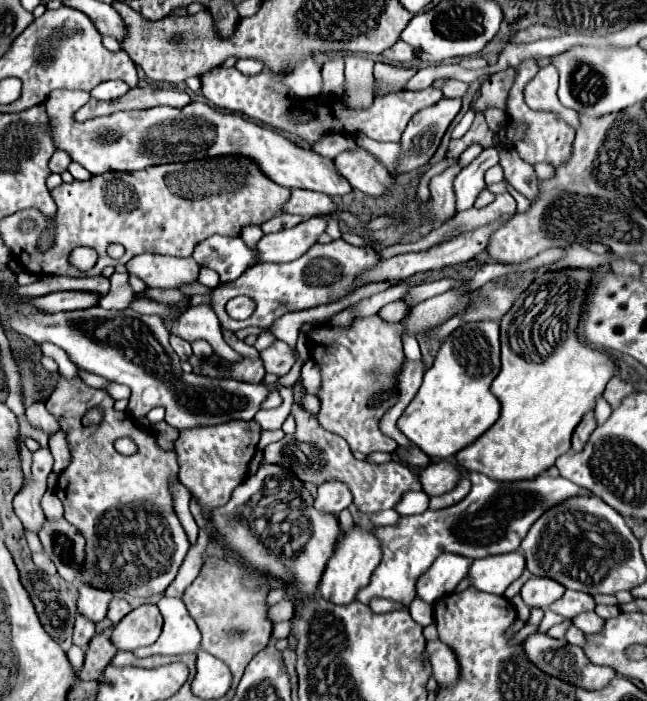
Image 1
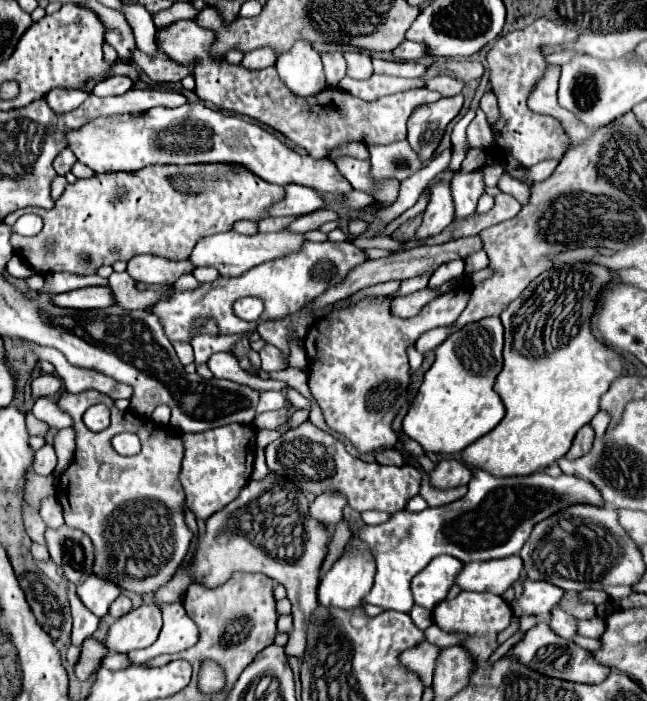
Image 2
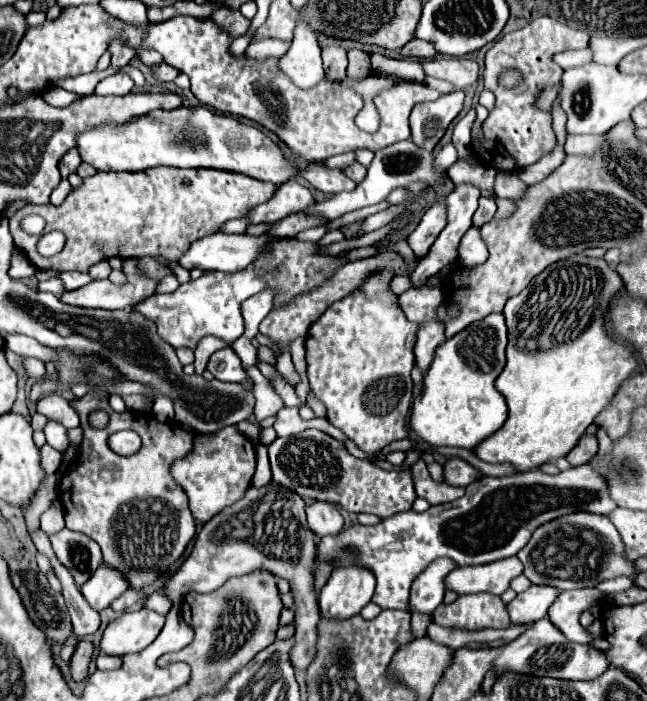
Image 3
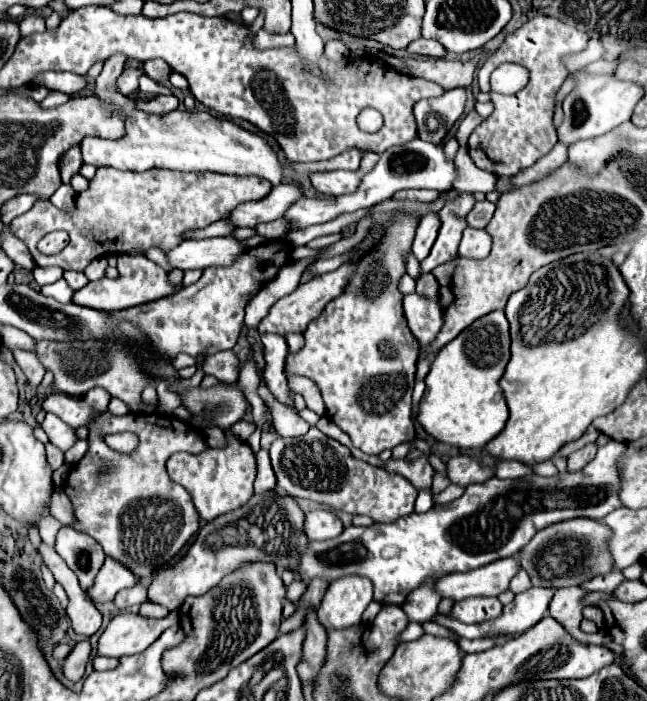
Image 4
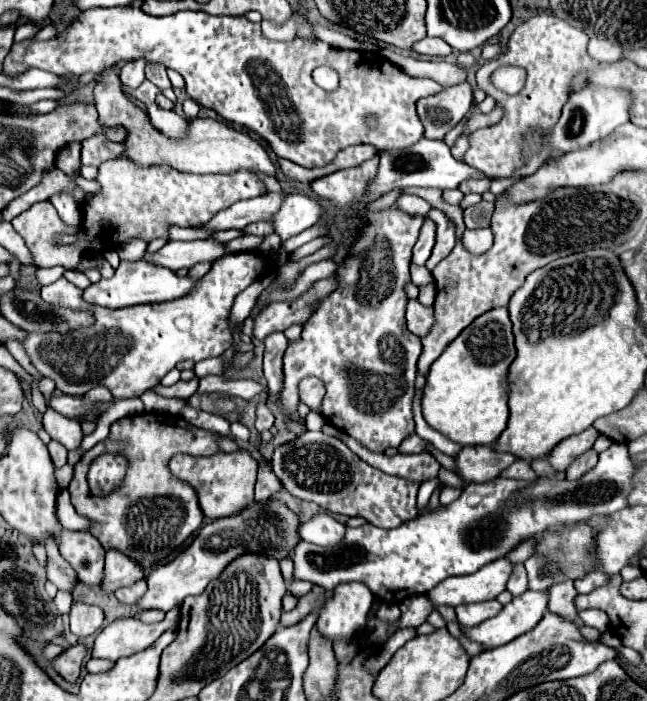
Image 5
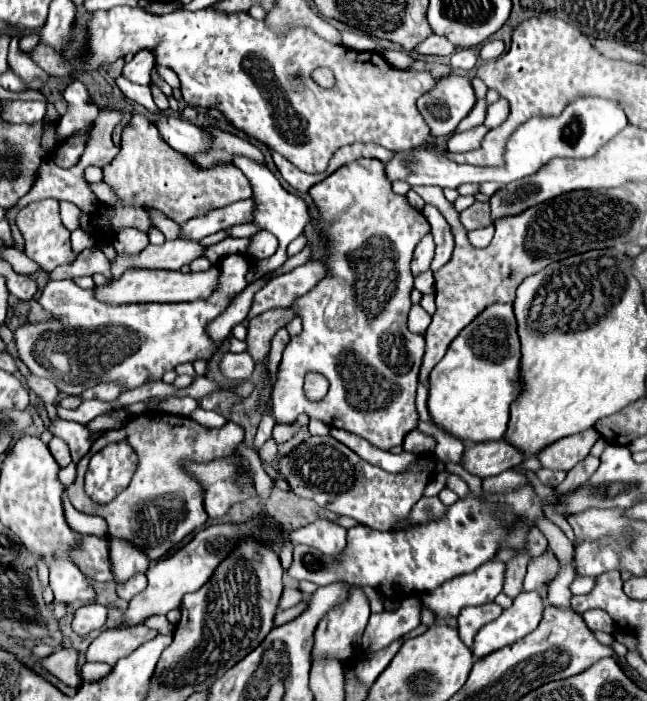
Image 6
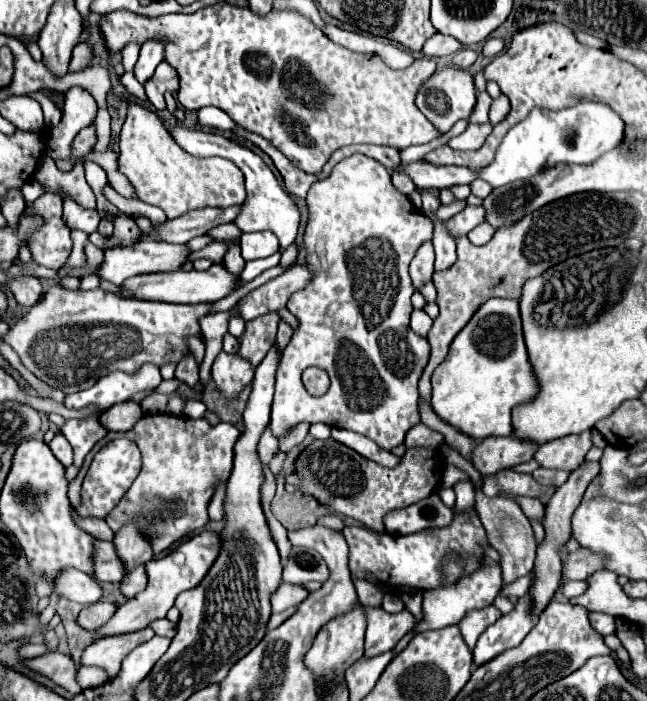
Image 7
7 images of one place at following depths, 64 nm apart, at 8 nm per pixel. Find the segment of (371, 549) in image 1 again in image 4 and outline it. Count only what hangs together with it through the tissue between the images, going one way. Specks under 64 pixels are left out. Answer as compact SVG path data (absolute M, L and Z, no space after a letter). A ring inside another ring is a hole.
M342 576L332 580L322 604L318 620L324 628L346 628L360 622L362 612L372 602L372 580L366 576Z

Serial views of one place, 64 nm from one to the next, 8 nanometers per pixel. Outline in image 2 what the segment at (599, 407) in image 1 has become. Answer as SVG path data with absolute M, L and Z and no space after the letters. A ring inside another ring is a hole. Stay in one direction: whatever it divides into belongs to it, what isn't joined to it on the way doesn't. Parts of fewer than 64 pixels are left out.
M600 410L600 412L592 418L592 428L596 430L596 436L604 436L608 424L610 424L610 414L608 414L606 410Z

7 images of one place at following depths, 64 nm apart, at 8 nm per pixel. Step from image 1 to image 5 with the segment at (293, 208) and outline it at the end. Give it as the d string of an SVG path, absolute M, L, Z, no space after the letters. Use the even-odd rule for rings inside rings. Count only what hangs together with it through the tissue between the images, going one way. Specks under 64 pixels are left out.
M270 192L252 200L242 200L232 204L232 208L226 208L224 212L216 214L206 228L212 230L228 230L228 228L246 228L248 224L270 220L282 206L286 192Z

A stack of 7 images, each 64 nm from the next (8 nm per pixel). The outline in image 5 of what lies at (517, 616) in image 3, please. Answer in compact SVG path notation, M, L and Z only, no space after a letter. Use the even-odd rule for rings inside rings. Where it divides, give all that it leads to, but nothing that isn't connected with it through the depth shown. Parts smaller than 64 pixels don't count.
M526 590L524 594L516 596L510 604L506 604L498 616L484 620L482 624L472 628L462 626L460 630L466 638L480 642L486 648L496 648L532 630L542 620L546 606L548 592Z

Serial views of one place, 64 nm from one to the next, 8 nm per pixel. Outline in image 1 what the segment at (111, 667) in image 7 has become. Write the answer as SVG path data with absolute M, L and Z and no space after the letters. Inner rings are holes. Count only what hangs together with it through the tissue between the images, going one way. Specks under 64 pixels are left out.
M142 604L116 624L110 636L118 650L136 650L150 646L162 632L162 614L156 604Z

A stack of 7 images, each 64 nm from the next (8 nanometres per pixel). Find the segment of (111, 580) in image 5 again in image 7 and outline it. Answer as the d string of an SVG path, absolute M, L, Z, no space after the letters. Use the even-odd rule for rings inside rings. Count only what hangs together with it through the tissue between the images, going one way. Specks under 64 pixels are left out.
M126 524L116 536L114 536L114 548L116 554L124 566L124 572L132 572L136 566L146 564L152 560L152 548L148 540L140 534L136 524Z

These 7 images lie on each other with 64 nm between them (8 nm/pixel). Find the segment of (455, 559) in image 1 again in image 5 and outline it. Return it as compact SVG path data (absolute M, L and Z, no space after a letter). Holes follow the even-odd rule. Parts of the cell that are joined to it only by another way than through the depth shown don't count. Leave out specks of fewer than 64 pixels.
M414 594L400 602L400 610L402 610L402 616L400 616L398 626L418 628L422 622L426 622L428 614L434 610L434 602L426 594Z

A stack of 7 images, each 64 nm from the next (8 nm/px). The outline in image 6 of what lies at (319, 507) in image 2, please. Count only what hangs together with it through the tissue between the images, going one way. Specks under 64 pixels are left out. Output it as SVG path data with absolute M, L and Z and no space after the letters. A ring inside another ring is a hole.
M316 518L312 524L290 532L292 544L308 544L320 548L324 554L338 554L346 544L346 528L328 518Z

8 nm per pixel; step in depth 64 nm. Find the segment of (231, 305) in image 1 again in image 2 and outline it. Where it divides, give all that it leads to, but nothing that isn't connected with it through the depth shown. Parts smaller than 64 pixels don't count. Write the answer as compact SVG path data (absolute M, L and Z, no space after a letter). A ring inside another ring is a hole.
M240 298L232 304L232 310L242 320L258 320L262 314L262 302L258 298Z

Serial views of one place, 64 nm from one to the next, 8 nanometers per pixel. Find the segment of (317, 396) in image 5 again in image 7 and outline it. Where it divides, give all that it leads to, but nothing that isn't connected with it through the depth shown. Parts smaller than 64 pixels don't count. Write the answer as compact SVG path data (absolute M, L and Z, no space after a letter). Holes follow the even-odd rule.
M320 368L304 370L302 382L304 382L306 390L308 390L312 396L322 396L322 394L326 394L326 390L328 390L328 386L330 386L328 374L326 374L324 370L320 370Z

